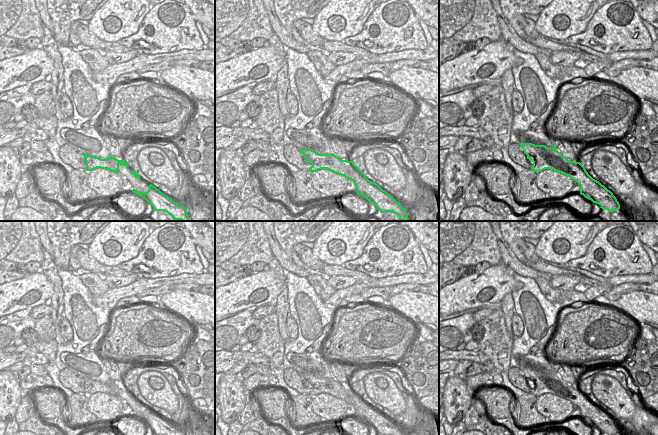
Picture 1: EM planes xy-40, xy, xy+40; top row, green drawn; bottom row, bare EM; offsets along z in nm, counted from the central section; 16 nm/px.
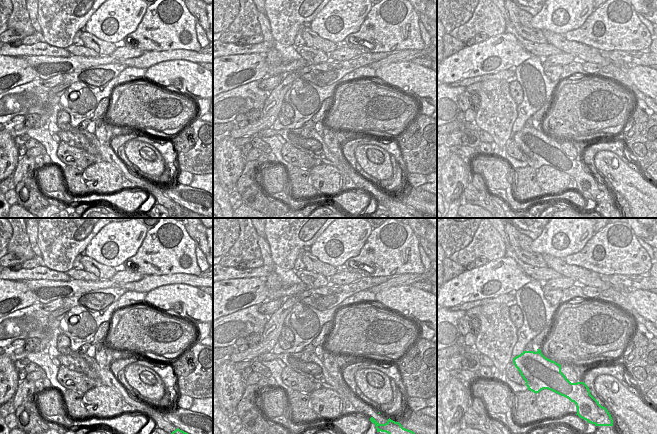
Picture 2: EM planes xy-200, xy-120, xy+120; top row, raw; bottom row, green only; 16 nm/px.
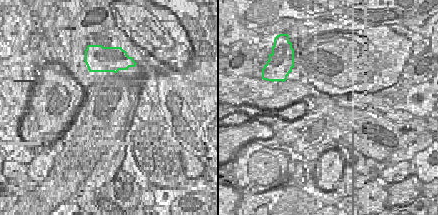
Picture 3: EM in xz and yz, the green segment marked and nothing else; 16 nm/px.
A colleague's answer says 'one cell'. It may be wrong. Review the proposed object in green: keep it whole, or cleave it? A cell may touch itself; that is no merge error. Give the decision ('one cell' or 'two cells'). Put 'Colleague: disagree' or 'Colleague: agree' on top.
Colleague: agree
one cell

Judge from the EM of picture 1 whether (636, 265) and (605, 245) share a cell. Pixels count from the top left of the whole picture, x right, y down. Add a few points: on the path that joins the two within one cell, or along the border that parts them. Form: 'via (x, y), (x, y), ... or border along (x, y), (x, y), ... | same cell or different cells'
via (628, 258), (619, 251), (613, 251) | same cell

